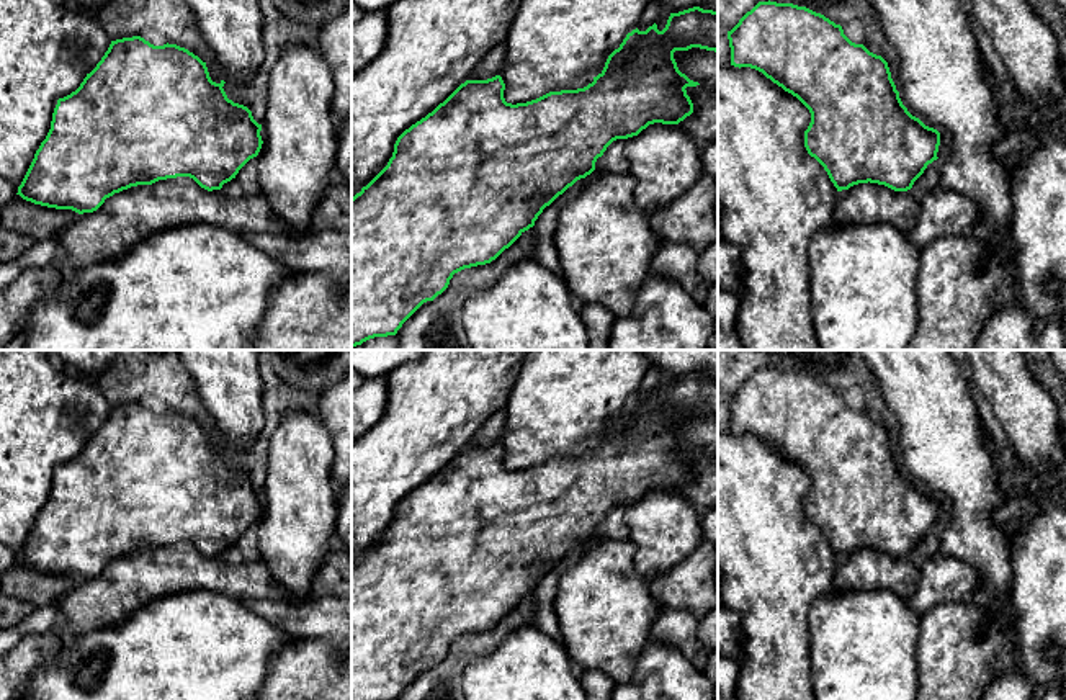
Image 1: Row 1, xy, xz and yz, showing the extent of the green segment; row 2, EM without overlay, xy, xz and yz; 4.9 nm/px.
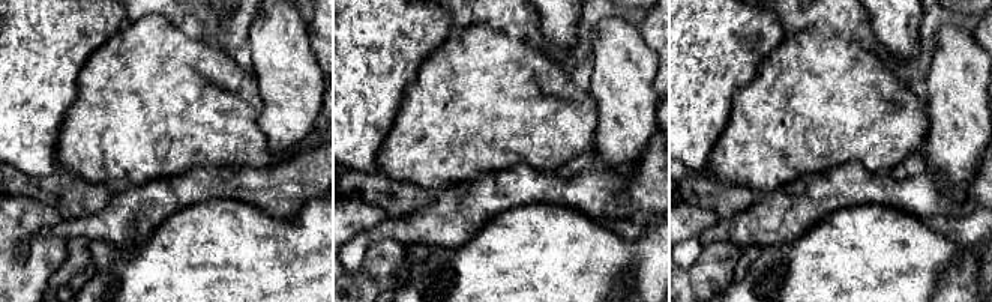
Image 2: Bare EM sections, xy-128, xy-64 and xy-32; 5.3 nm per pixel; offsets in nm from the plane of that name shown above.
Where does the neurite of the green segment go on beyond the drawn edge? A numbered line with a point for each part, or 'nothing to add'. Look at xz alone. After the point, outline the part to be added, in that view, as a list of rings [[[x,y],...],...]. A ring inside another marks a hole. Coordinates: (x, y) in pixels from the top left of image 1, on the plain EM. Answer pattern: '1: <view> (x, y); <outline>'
nothing to add

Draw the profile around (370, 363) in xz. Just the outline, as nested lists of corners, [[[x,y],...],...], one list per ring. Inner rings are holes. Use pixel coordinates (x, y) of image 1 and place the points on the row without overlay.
[[[352,350],[352,370],[365,379],[379,378],[420,355],[422,350]]]

